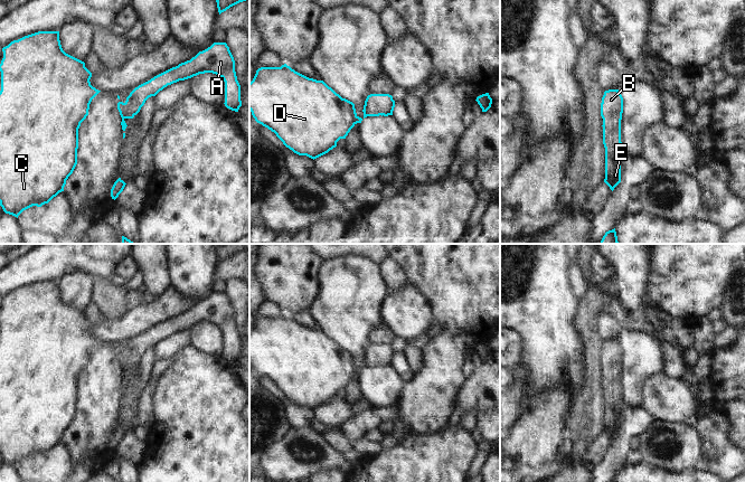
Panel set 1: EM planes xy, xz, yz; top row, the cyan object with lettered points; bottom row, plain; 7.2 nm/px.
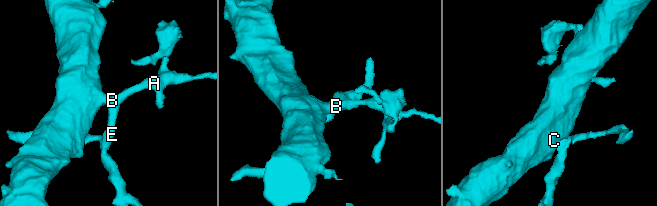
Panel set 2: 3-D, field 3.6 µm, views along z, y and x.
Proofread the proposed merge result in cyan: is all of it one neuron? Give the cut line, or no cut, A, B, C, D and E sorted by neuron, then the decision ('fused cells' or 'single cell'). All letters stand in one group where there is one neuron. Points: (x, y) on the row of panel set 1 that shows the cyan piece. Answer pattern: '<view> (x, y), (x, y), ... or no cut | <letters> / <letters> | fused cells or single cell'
no cut | A B C D E | single cell

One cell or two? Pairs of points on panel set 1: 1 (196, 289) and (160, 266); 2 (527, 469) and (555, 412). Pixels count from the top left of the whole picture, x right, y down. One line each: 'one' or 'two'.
1: two
2: one

